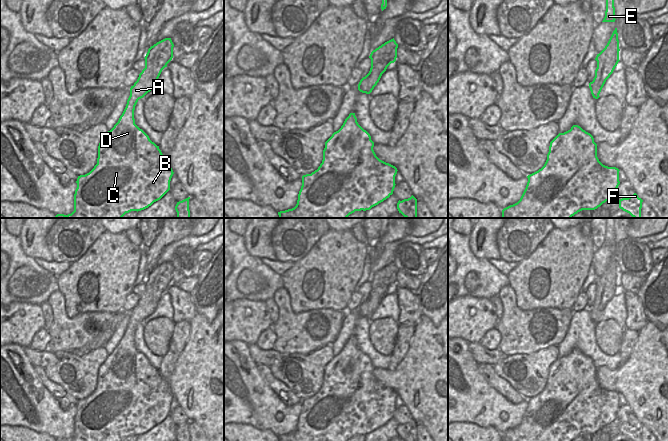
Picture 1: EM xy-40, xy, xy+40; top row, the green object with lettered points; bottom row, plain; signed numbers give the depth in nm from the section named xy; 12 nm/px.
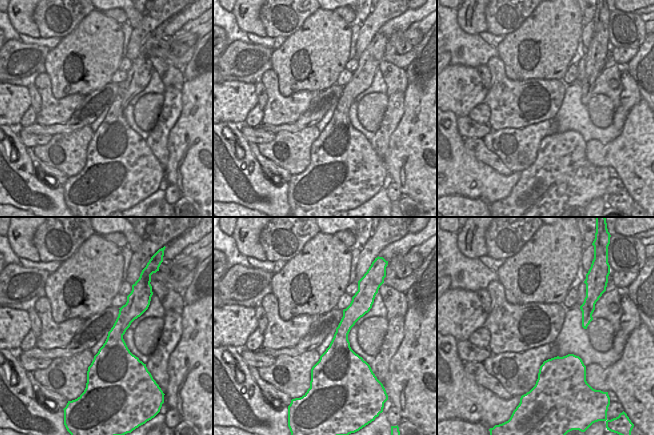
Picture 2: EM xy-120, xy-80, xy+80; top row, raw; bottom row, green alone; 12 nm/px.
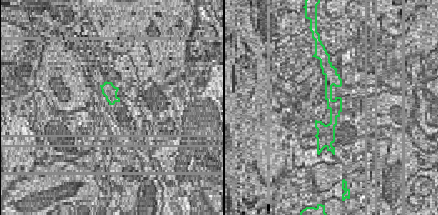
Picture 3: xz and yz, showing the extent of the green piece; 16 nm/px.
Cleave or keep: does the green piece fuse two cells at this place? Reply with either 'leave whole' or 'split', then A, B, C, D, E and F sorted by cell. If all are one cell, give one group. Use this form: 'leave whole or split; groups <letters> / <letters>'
split; groups A B C D / E F

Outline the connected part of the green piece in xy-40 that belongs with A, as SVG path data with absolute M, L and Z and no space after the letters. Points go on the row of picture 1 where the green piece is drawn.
M165 38L148 49L145 68L130 88L122 115L99 143L97 164L89 173L77 178L74 211L68 215L57 214L56 218L122 218L131 211L148 208L170 190L174 174L170 162L159 146L135 124L134 110L138 100L156 86L162 70L173 58L173 47L171 38Z

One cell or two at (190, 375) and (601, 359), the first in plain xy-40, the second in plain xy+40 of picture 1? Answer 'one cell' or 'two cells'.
two cells

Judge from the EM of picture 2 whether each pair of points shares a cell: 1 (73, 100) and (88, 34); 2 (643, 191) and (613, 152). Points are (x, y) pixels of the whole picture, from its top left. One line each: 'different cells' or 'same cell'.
1: different cells
2: same cell

